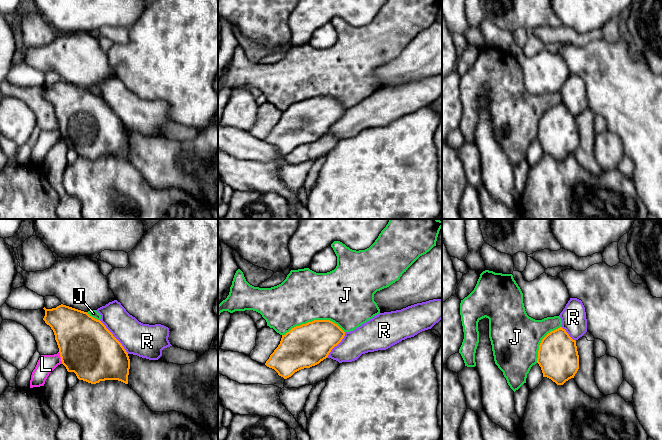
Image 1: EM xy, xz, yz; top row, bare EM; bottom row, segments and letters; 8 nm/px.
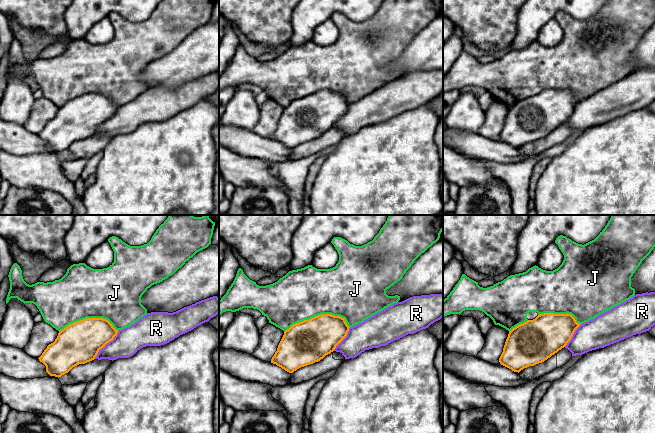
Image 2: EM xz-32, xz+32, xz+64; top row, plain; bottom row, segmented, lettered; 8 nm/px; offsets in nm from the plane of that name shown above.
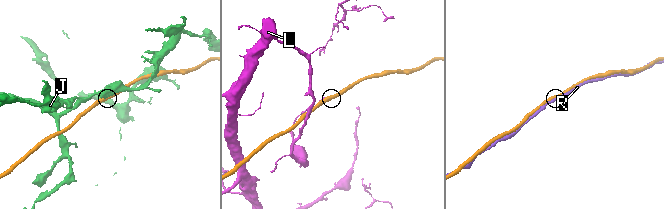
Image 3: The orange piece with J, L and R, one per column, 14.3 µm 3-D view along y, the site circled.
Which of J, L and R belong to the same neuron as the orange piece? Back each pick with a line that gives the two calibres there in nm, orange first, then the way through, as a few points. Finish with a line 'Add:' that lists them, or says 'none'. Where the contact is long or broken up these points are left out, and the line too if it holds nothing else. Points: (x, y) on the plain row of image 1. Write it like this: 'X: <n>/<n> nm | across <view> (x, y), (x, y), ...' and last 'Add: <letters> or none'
R: 440/260 nm
Add: R

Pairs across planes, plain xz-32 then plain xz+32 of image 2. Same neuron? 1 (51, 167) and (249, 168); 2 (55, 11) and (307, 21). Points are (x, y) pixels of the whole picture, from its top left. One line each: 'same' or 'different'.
1: same
2: different

